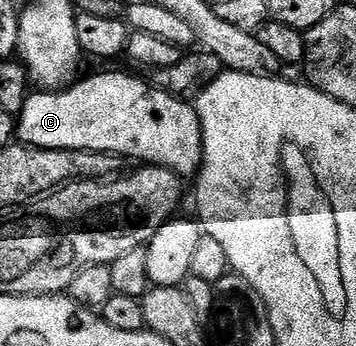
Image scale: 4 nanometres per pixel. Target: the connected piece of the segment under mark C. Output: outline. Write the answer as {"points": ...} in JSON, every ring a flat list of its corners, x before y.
{"points":[[128,74,83,78,66,90,29,93,18,116,18,138,23,145,137,158,140,164,165,166,184,180,200,173,202,128,195,105]]}

